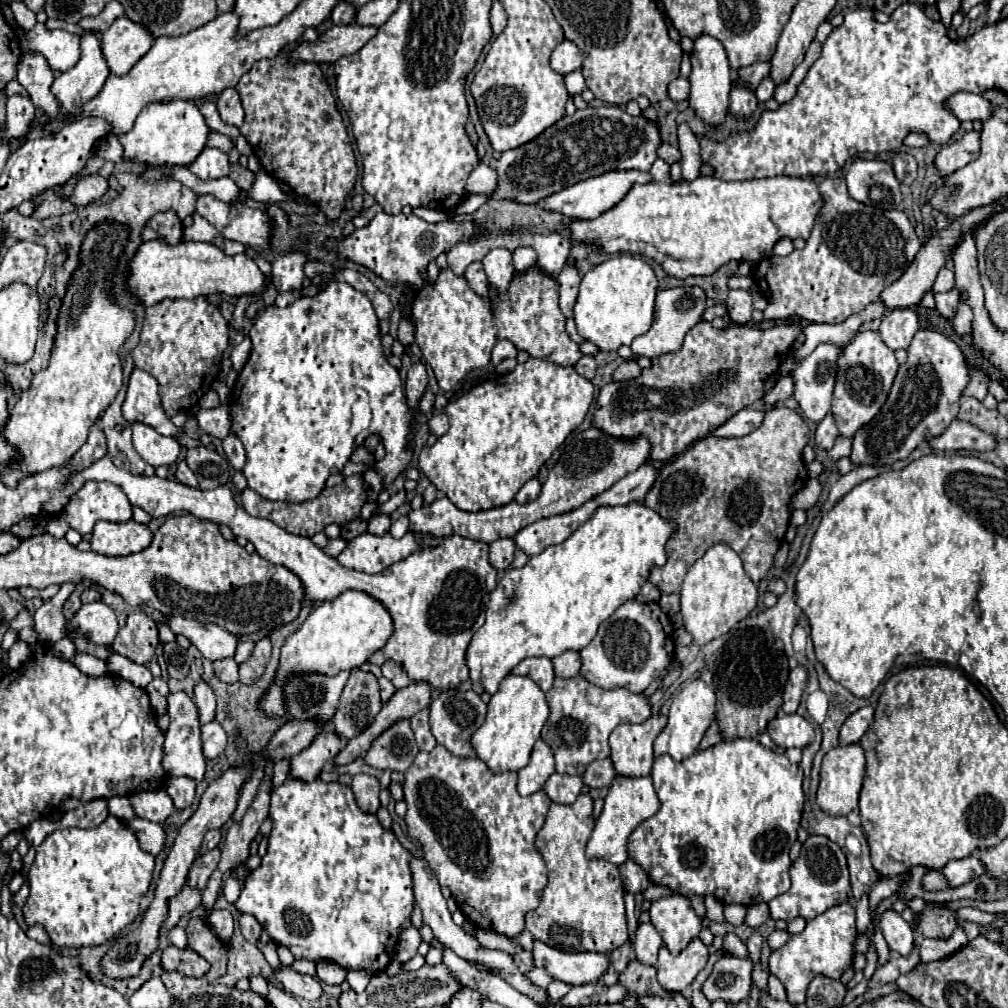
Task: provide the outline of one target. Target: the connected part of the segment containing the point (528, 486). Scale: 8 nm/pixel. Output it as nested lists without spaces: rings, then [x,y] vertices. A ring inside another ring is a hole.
[[[532,478],[532,480],[528,480],[520,490],[518,490],[518,494],[516,494],[516,502],[532,502],[536,496],[540,494],[540,482],[536,480],[536,478]]]

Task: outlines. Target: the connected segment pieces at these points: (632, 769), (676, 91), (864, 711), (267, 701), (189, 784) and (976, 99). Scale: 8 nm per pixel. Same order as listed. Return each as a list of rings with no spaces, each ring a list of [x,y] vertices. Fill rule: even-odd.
[[[650,716],[642,724],[620,724],[610,734],[612,764],[620,776],[648,776],[654,754],[652,742],[666,726],[664,716]]]
[[[676,78],[668,86],[668,96],[672,100],[686,100],[690,96],[690,80],[688,78]]]
[[[866,706],[866,708],[860,708],[858,712],[854,712],[842,726],[840,730],[840,744],[856,744],[860,742],[860,738],[868,732],[868,728],[872,726],[874,722],[874,708],[872,706]]]
[[[276,684],[270,688],[270,692],[260,700],[260,708],[272,716],[272,714],[284,714],[284,690],[282,684]]]
[[[170,776],[166,782],[166,792],[174,800],[176,810],[184,810],[184,808],[192,806],[192,800],[196,796],[196,782],[192,782],[190,778],[172,778]]]
[[[956,92],[950,98],[944,100],[944,106],[950,110],[952,116],[958,120],[982,120],[988,118],[988,106],[990,102],[984,100],[980,94],[970,92]]]

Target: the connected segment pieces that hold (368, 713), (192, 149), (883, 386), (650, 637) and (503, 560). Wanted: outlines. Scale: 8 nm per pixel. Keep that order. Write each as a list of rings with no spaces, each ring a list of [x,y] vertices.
[[[354,668],[340,698],[340,714],[332,720],[334,728],[342,738],[350,740],[368,728],[380,708],[382,702],[376,676]]]
[[[172,100],[166,104],[148,104],[134,122],[128,134],[118,136],[124,146],[124,156],[140,164],[188,166],[206,148],[210,128],[198,106],[190,100]]]
[[[866,330],[858,332],[854,342],[844,348],[840,356],[840,374],[836,376],[836,390],[834,390],[834,404],[832,414],[836,418],[838,430],[842,436],[854,436],[864,424],[868,424],[884,406],[892,382],[898,372],[898,362],[894,352],[882,342],[878,332]]]
[[[626,602],[606,622],[600,624],[594,640],[580,650],[580,674],[600,688],[628,688],[644,692],[652,680],[662,676],[674,656],[672,622],[656,602]]]
[[[502,538],[502,540],[492,542],[490,544],[490,564],[492,564],[492,568],[496,568],[498,572],[510,568],[510,564],[514,560],[514,550],[516,550],[516,544],[512,542],[512,538]]]

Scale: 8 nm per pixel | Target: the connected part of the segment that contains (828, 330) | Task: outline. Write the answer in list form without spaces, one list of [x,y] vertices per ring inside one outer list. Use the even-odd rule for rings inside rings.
[[[874,302],[870,306],[866,306],[862,312],[852,314],[850,318],[846,318],[842,324],[808,324],[804,328],[806,334],[806,342],[804,346],[796,352],[796,356],[792,360],[784,360],[780,364],[780,370],[776,370],[776,376],[784,374],[784,370],[792,370],[792,366],[796,366],[796,362],[800,362],[802,358],[806,358],[818,344],[822,342],[832,342],[832,344],[848,344],[850,336],[864,324],[870,322],[874,318],[880,318],[884,314],[884,306],[880,306],[880,302]]]

